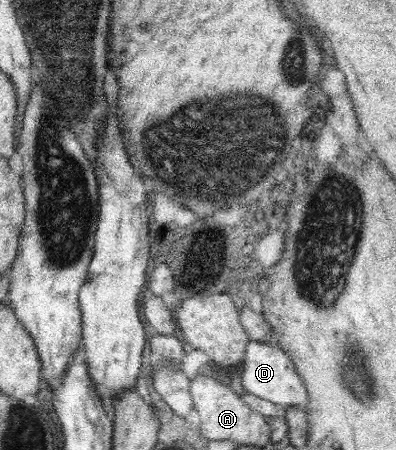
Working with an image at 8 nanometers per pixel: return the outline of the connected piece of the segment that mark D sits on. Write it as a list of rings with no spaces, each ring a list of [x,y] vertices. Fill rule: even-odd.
[[[248,341],[241,362],[243,362],[243,370],[240,383],[243,391],[265,401],[270,401],[277,406],[277,409],[301,408],[301,410],[305,410],[308,400],[306,389],[301,378],[295,373],[287,354],[279,350],[275,344]]]

